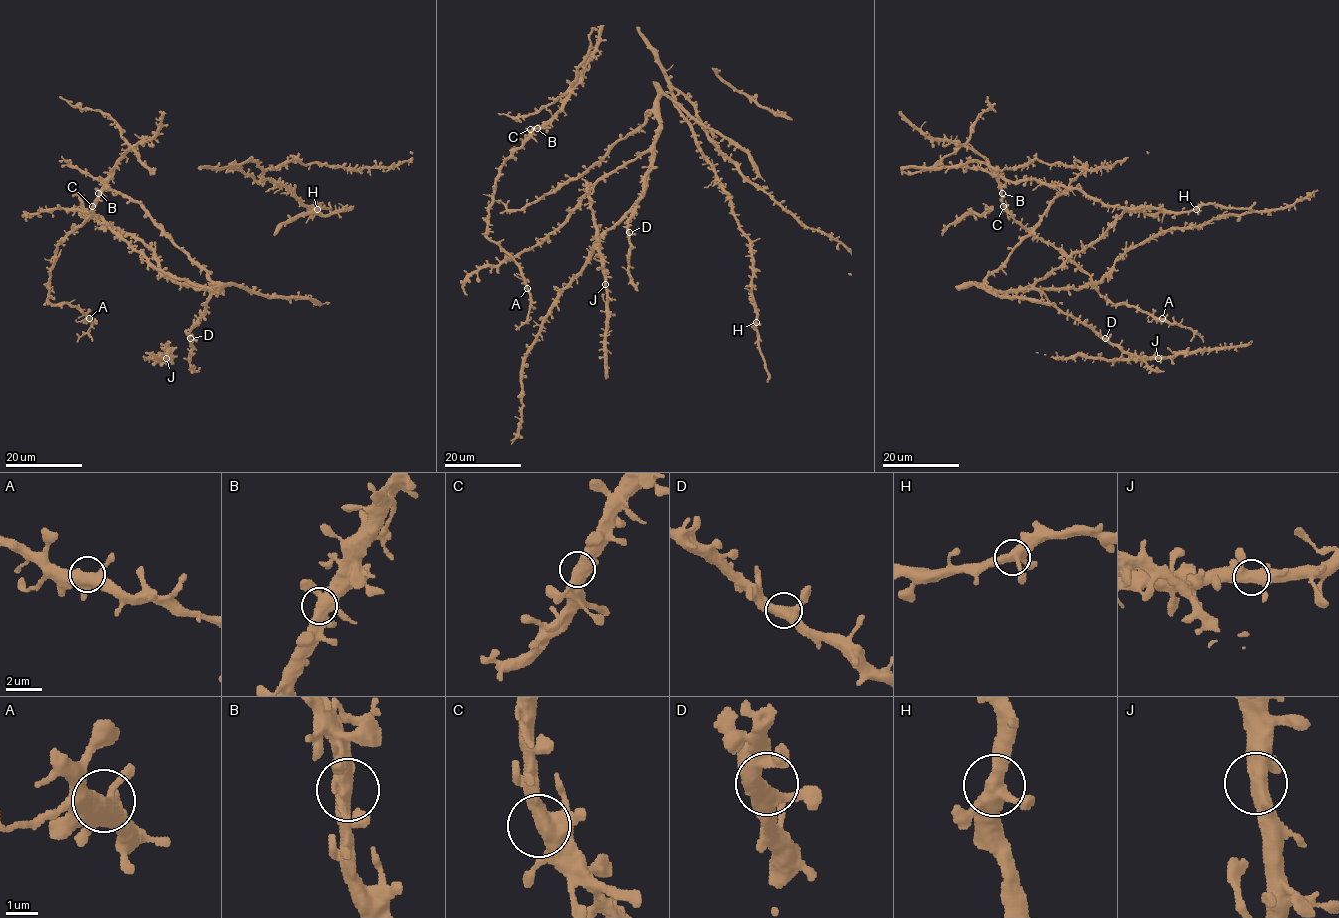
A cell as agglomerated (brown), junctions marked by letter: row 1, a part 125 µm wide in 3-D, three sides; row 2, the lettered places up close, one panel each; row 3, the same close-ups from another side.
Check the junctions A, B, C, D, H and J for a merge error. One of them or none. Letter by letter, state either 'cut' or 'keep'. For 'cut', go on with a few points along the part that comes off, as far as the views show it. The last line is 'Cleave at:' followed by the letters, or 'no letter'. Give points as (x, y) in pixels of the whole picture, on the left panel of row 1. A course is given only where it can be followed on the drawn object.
A: keep
B: keep
C: keep
D: keep
H: keep
J: keep
Cleave at: no letter

